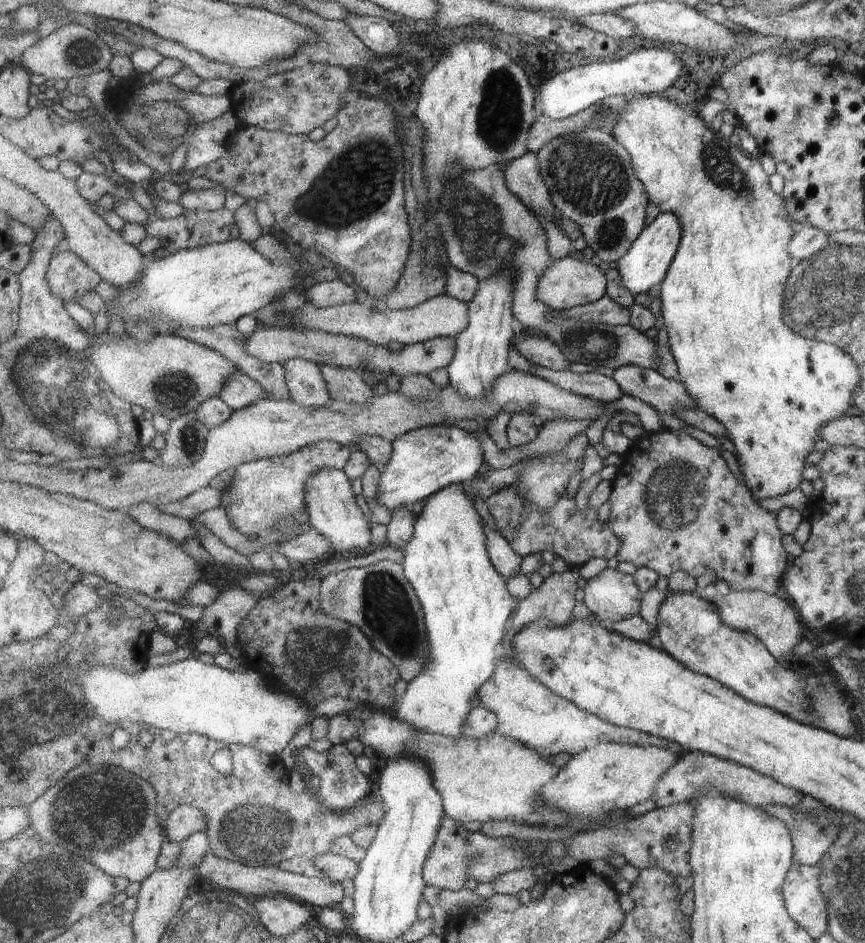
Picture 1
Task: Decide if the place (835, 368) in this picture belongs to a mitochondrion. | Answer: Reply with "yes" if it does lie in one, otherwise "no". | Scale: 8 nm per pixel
no

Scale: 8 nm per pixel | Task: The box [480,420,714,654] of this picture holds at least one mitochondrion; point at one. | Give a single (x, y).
(683, 483)

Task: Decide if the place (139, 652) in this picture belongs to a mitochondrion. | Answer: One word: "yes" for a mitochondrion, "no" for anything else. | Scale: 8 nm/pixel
no

